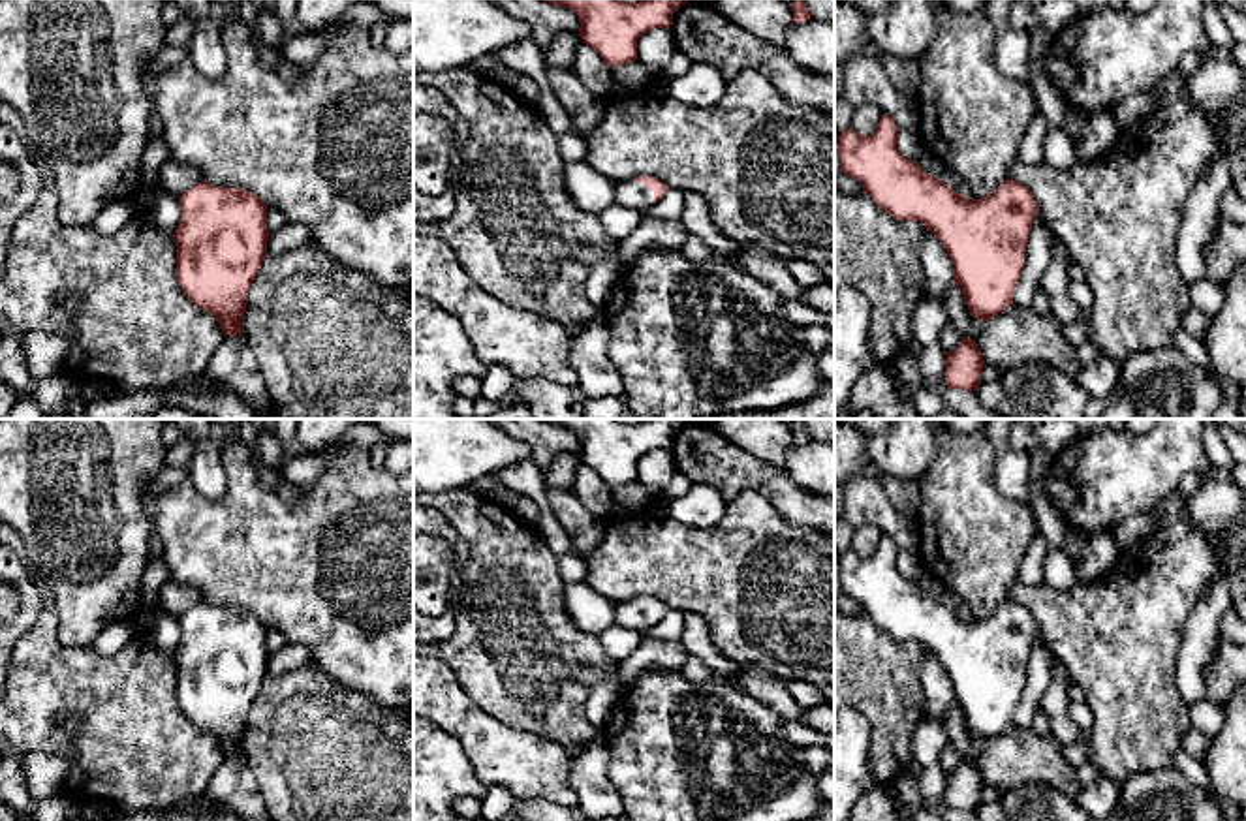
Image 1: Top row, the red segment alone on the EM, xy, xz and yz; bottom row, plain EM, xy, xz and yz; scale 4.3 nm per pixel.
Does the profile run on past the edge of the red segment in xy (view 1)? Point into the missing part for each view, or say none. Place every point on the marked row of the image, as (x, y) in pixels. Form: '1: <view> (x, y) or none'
1: none

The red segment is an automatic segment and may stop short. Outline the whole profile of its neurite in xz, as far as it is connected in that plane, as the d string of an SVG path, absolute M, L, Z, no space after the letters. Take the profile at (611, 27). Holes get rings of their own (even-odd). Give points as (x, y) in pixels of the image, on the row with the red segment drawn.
M543 0L571 9L579 21L579 36L590 45L609 68L637 60L637 39L654 28L669 28L673 13L690 0L641 0L635 4L620 0Z

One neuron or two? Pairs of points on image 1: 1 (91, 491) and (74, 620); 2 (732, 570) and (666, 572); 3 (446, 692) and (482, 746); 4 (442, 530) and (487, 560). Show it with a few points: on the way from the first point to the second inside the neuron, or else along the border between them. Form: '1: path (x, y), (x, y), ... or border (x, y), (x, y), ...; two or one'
1: path (87, 523), (87, 588); one
2: path (715, 570), (683, 570); one
3: path (451, 705), (480, 733); one
4: border (440, 513), (468, 547), (468, 557), (461, 566); two

